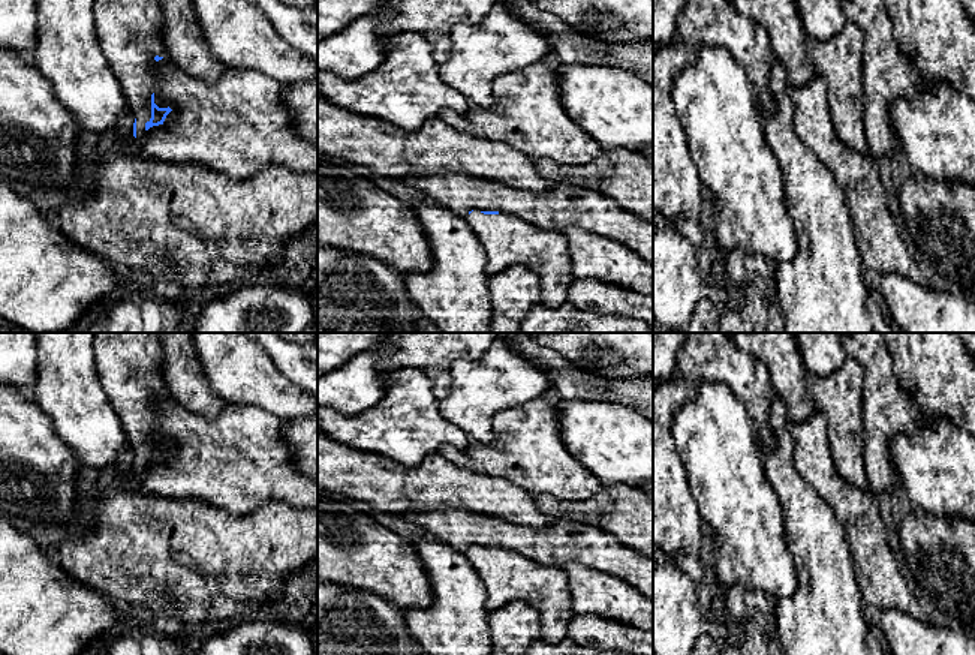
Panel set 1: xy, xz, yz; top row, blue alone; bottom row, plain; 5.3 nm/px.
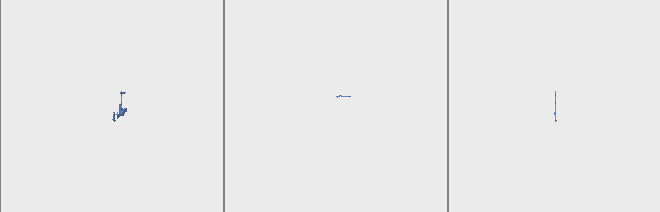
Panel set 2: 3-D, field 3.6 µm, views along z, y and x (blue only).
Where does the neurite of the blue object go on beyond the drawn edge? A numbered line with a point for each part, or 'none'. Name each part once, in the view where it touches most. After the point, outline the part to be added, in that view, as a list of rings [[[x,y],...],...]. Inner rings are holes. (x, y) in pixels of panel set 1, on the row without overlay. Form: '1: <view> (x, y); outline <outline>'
1: xy (129, 364); outline [[[94,333],[94,360],[141,475],[151,454],[151,430],[157,424],[154,393],[169,391],[160,339],[157,333]]]

